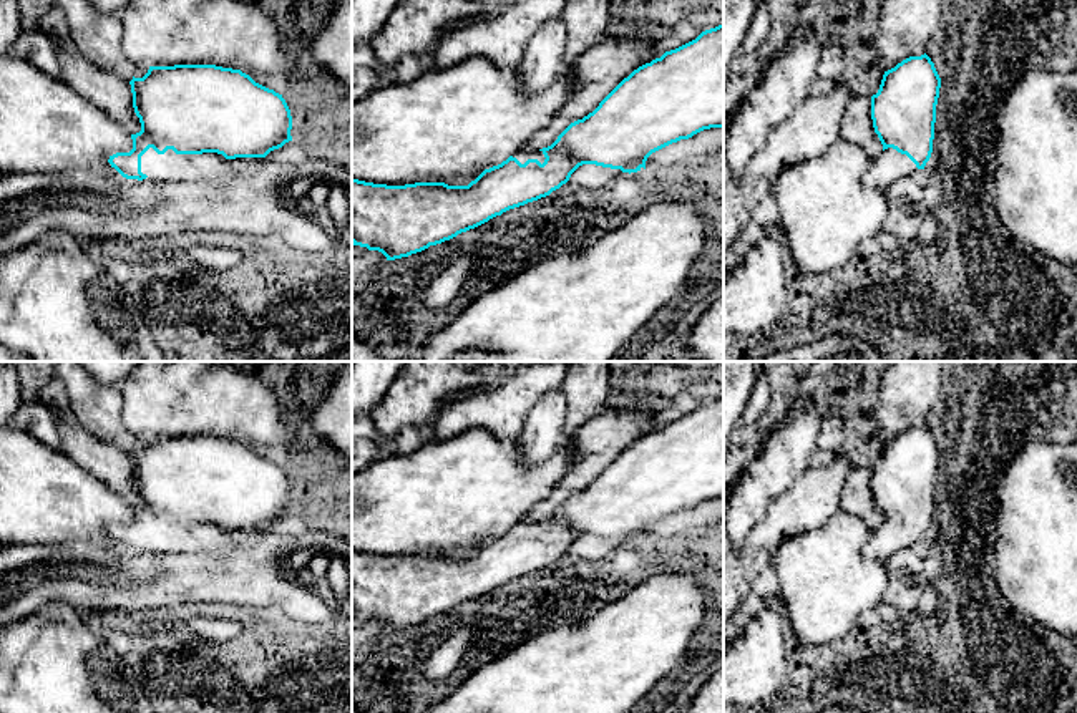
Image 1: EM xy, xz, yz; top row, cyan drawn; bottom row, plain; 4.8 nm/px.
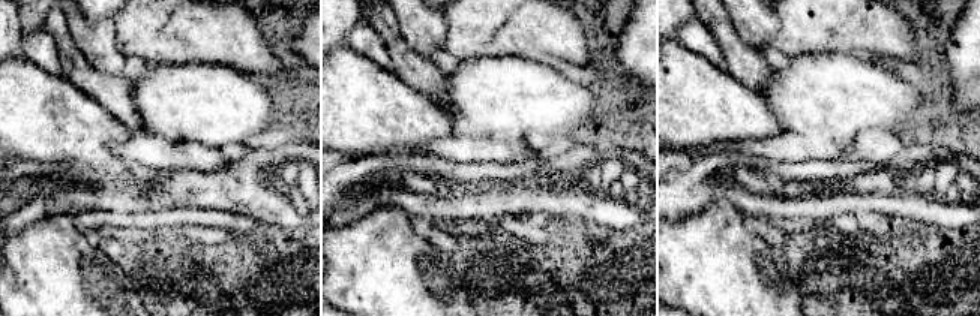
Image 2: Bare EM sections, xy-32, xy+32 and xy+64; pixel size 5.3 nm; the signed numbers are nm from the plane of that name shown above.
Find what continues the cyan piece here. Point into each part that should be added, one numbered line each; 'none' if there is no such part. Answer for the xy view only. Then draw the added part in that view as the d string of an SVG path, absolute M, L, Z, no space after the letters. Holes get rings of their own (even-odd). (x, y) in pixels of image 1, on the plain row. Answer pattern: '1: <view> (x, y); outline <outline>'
1: xy (165, 539); outline M153 519L141 527L141 544L148 547L146 552L158 554L229 552L237 546L214 524L176 526L168 521L158 526Z

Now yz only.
1: yz (890, 538); outline M888 519L870 534L868 542L863 547L863 555L870 560L885 562L889 555L911 547L914 542L918 542L918 539L906 526Z

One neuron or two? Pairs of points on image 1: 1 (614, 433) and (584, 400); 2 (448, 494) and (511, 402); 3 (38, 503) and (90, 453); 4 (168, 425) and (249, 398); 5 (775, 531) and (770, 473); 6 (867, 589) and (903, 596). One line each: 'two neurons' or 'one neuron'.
1: two neurons
2: two neurons
3: two neurons
4: one neuron
5: two neurons
6: two neurons

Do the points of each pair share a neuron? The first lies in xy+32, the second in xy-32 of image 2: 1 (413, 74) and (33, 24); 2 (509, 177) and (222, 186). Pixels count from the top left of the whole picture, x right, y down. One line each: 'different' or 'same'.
1: different
2: same

